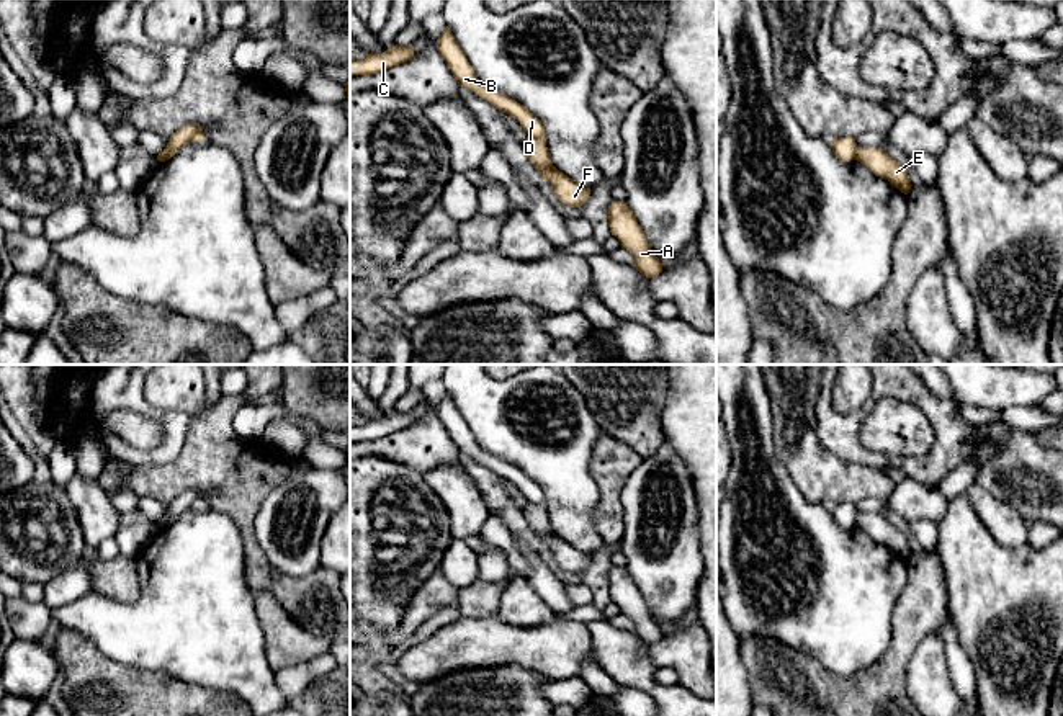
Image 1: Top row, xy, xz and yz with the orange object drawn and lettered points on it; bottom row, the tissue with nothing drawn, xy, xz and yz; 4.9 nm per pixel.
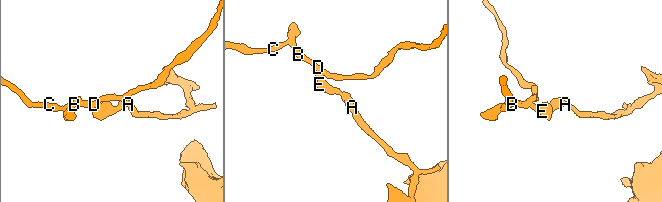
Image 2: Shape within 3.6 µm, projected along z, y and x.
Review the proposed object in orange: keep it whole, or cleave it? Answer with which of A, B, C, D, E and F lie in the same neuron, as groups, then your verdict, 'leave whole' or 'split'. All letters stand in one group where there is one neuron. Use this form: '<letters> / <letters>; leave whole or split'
A E F / B C D; split

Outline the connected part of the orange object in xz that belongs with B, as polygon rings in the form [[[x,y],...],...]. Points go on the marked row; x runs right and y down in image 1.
[[[448,26],[440,34],[437,49],[445,59],[453,77],[456,78],[458,87],[464,87],[474,92],[478,96],[494,105],[500,113],[507,113],[509,116],[517,119],[528,136],[545,139],[545,126],[535,114],[532,114],[525,106],[522,106],[510,96],[487,88],[478,78]]]

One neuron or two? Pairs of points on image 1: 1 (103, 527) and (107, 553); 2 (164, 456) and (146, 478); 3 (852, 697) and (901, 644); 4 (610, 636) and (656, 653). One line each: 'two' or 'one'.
1: two
2: two
3: one
4: two

